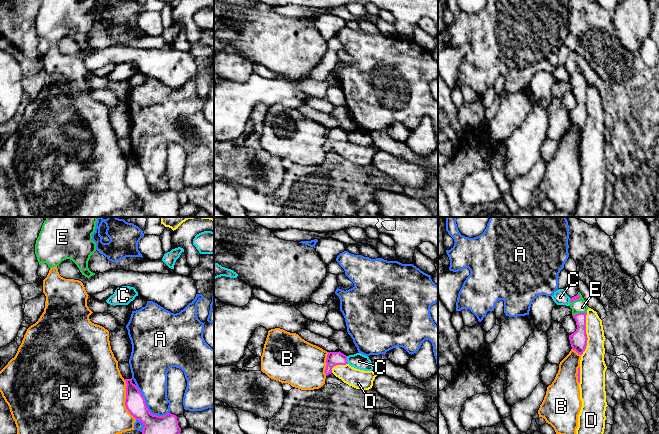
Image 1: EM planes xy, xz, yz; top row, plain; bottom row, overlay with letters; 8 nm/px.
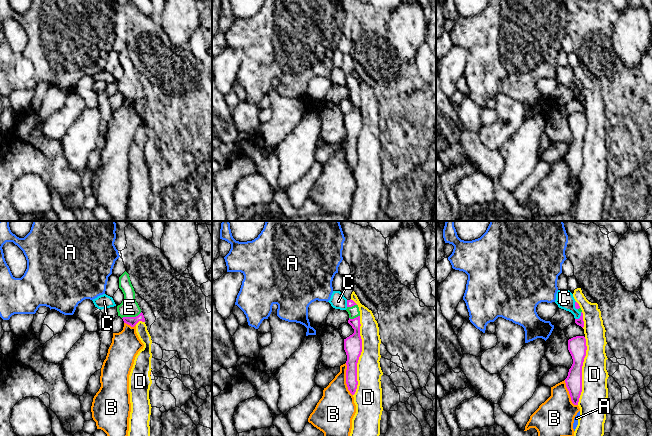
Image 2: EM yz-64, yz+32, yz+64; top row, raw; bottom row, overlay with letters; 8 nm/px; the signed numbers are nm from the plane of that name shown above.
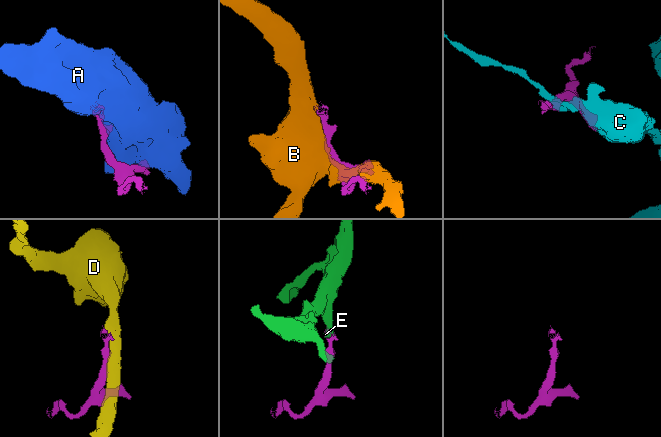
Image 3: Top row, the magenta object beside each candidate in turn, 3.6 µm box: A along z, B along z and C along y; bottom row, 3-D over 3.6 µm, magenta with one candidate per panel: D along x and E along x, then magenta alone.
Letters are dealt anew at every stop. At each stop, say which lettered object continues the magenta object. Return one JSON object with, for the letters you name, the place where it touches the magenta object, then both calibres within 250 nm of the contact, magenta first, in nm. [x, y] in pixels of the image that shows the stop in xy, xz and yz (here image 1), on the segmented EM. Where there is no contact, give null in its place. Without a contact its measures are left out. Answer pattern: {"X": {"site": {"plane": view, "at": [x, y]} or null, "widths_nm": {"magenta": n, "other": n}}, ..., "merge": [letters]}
{"E": {"site": {"plane": "yz", "at": [579, 313]}, "widths_nm": {"magenta": 140, "other": 110}}, "merge": ["E"]}

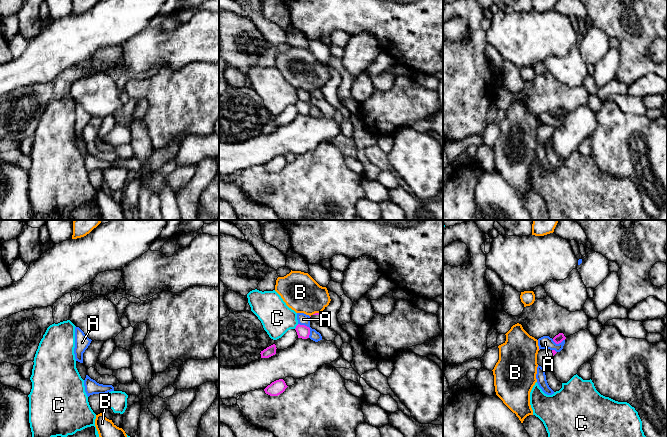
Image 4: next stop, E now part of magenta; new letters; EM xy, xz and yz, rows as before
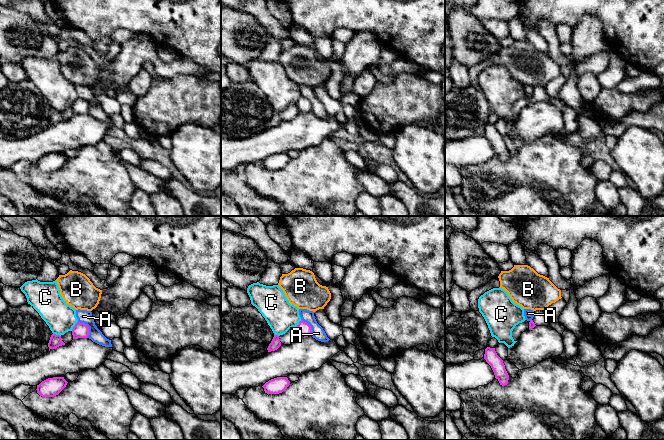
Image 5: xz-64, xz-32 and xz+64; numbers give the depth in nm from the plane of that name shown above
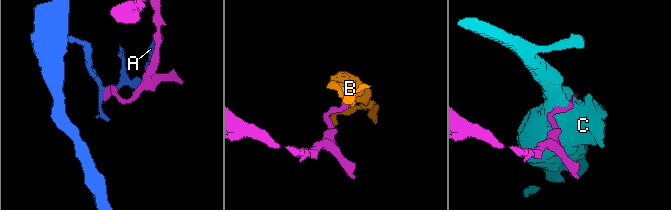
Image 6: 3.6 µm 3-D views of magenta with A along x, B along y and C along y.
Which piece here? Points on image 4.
{"merge": []}

